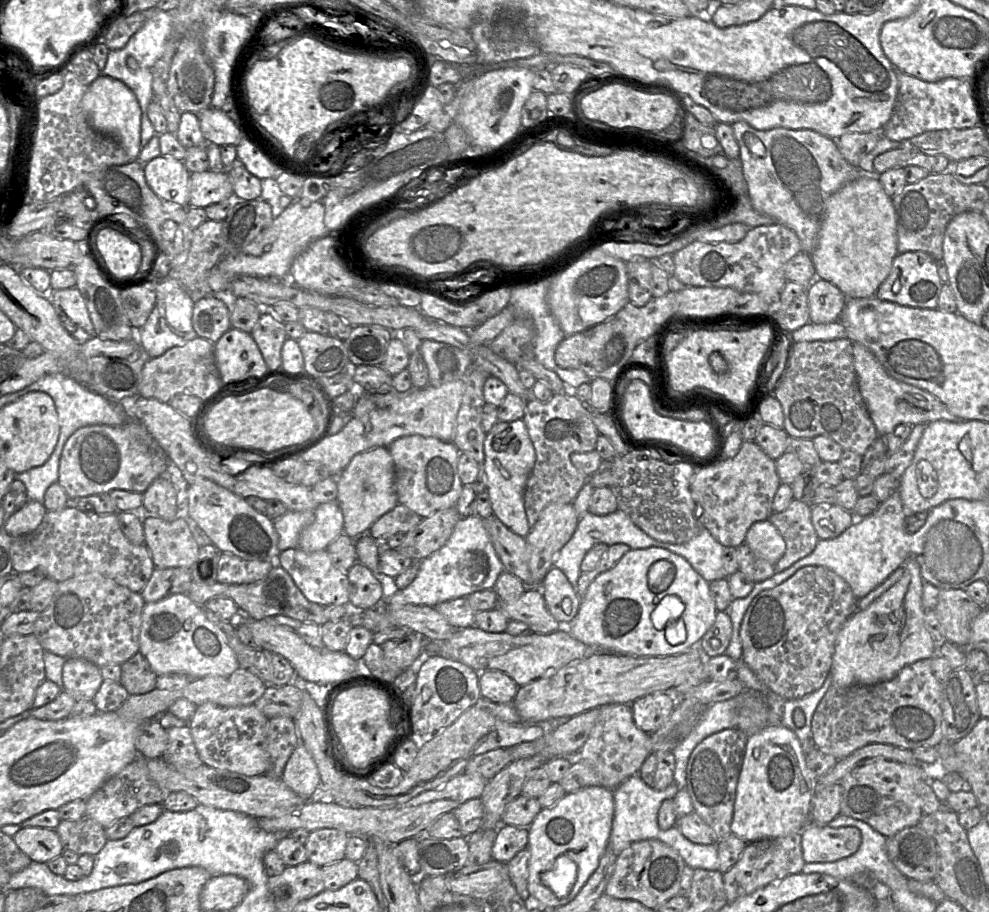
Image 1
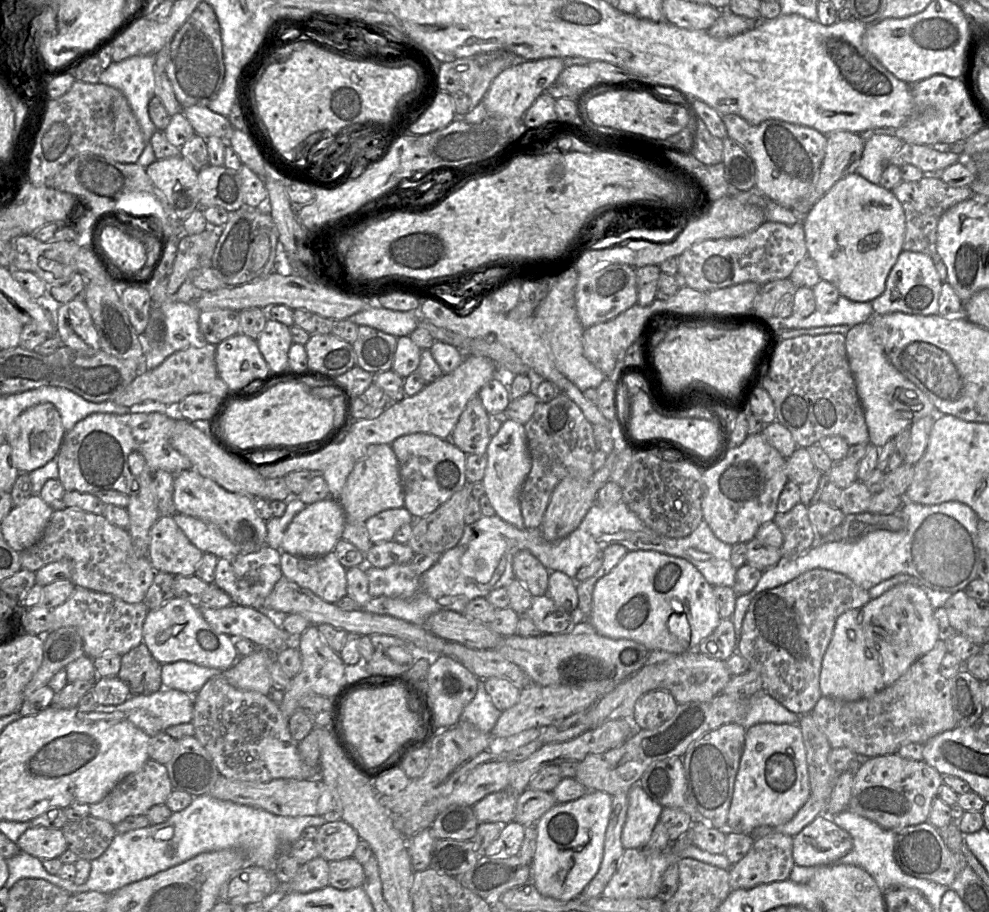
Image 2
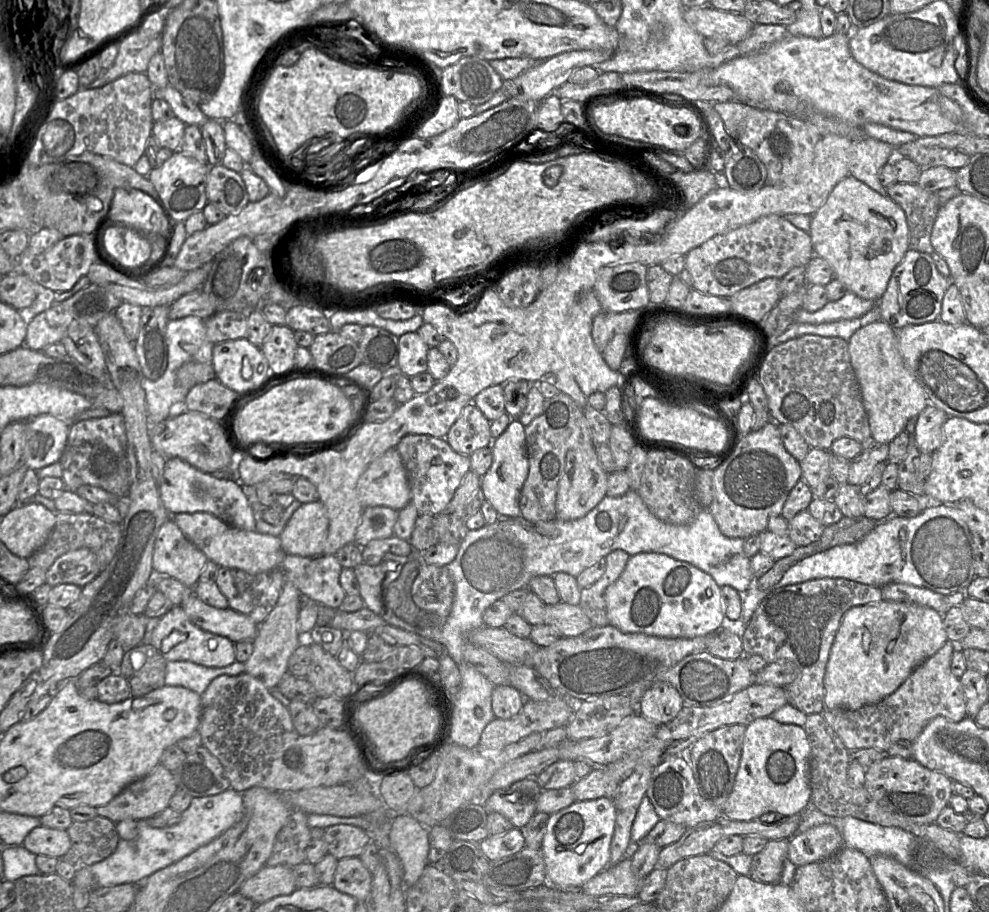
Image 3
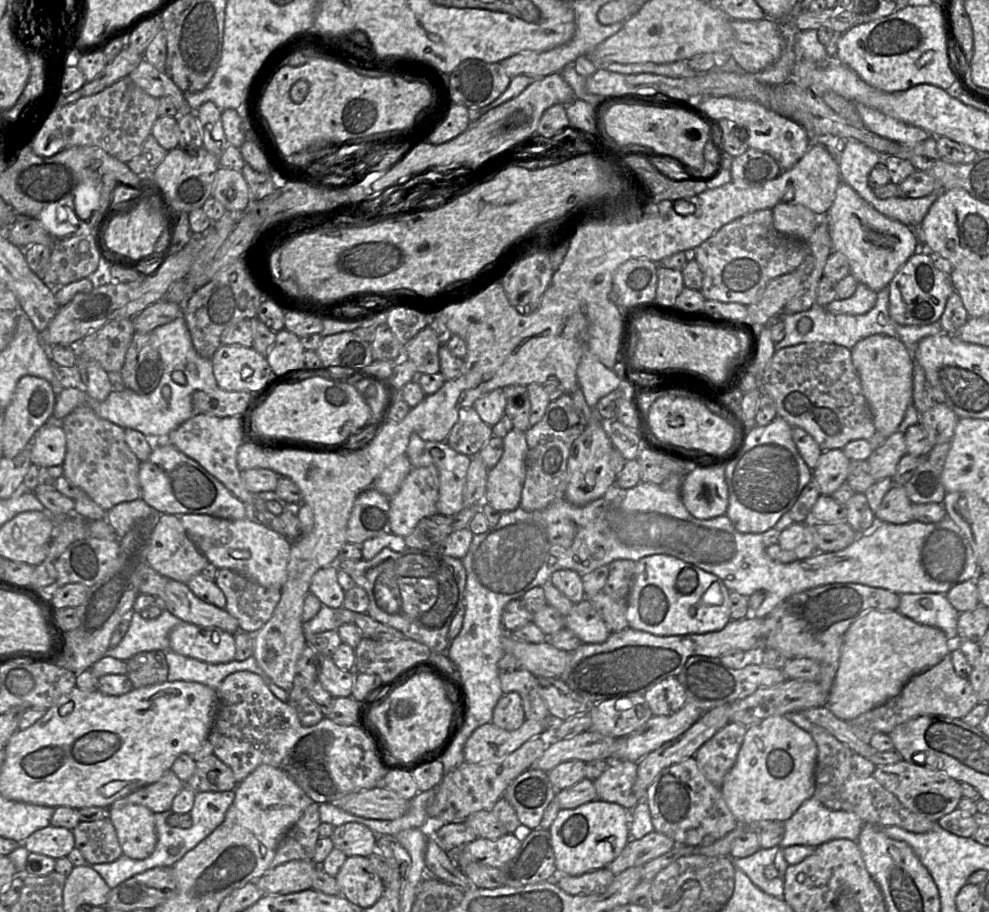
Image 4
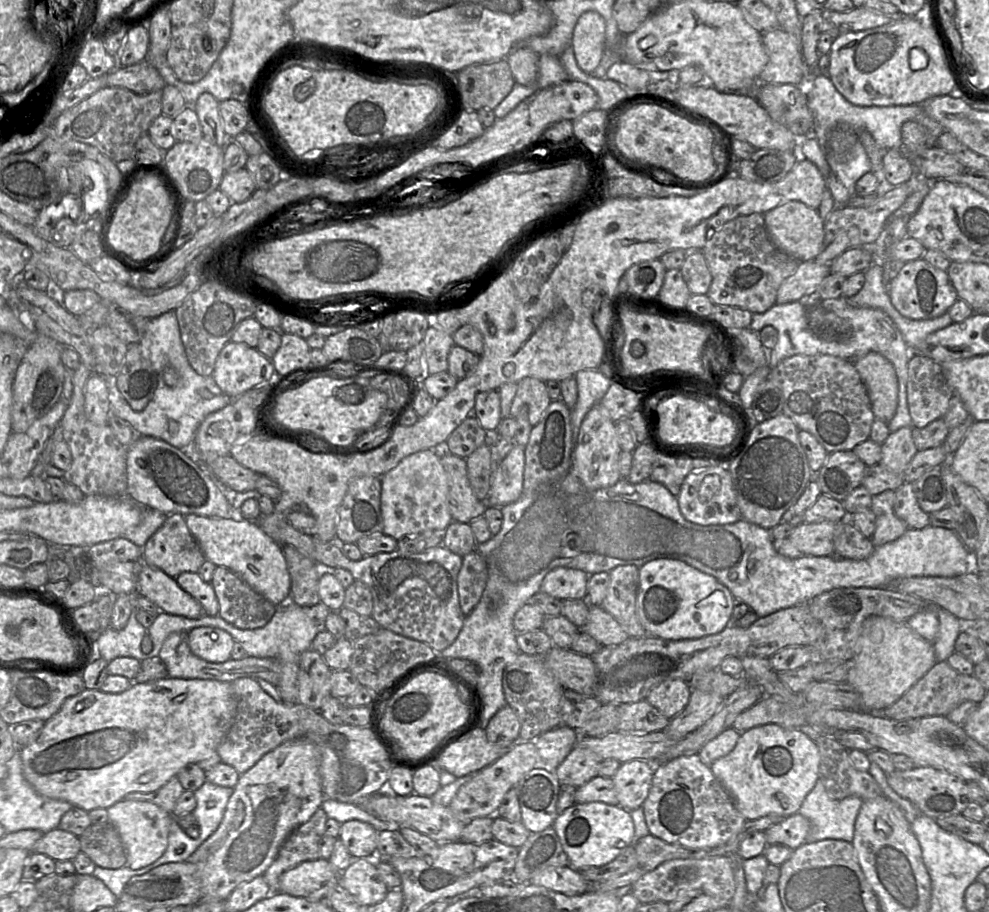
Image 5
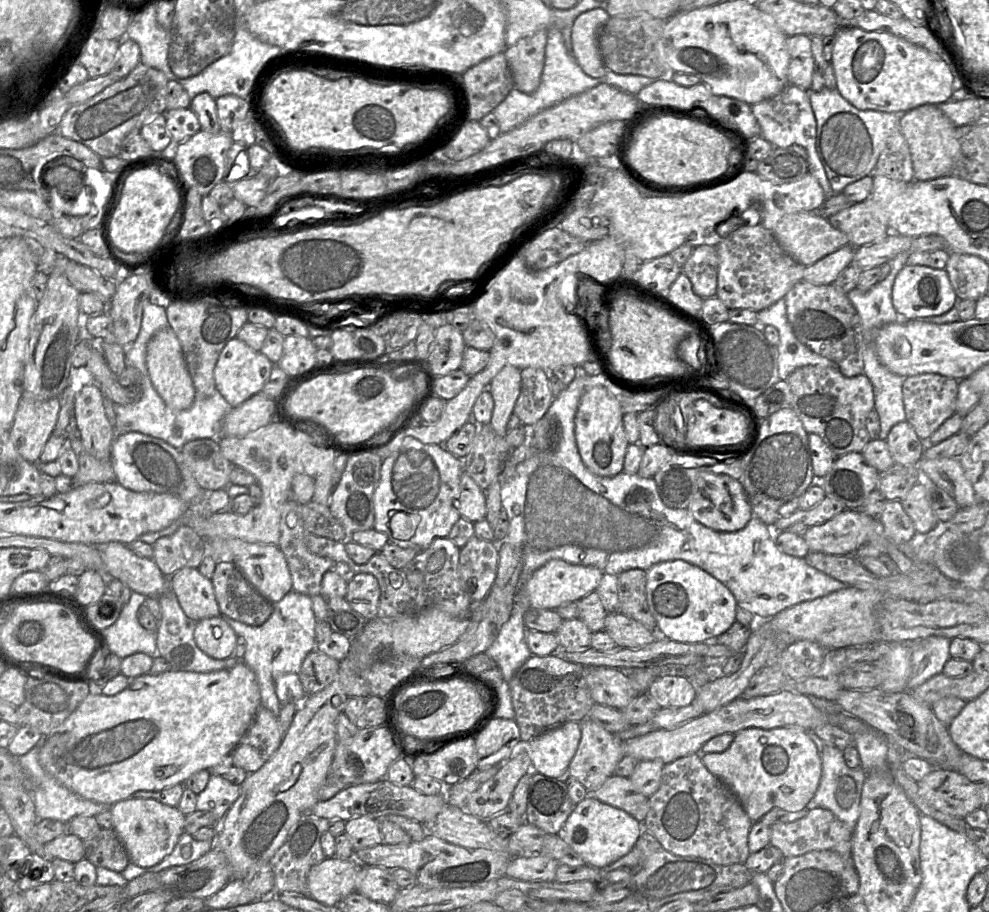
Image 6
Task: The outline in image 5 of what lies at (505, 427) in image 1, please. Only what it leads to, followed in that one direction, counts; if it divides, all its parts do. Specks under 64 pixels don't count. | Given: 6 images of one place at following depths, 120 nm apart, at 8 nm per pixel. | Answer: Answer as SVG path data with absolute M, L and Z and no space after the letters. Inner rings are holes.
M514 445L506 457L499 462L497 469L491 473L491 487L487 497L488 506L502 508L517 501L523 494L523 474L525 465L525 446Z

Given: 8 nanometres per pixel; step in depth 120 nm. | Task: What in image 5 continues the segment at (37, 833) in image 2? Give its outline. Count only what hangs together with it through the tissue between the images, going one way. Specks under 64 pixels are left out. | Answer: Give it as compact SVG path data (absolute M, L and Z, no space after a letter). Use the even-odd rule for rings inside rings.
M60 828L45 833L32 847L32 852L47 855L55 861L72 861L80 851L79 837Z

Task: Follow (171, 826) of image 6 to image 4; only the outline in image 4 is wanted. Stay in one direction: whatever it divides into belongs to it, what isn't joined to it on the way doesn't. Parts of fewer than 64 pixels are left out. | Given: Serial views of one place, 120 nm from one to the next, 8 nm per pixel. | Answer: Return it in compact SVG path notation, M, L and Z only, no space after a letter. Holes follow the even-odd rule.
M139 804L107 810L123 854L136 860L149 857L157 843L154 813Z

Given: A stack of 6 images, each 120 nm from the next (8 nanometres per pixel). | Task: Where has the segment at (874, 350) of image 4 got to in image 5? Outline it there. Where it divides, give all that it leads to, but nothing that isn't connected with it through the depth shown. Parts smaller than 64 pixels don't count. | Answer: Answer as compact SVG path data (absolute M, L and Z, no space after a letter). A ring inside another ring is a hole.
M877 352L854 359L854 366L866 386L875 418L888 423L898 403L898 381L891 362Z

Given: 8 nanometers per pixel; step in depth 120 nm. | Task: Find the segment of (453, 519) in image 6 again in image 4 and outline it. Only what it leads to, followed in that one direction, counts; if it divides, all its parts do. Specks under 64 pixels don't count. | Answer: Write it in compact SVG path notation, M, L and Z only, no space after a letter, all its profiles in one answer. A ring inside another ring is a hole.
M435 466L412 468L399 491L389 498L390 532L404 538L420 520L437 514L438 495Z

